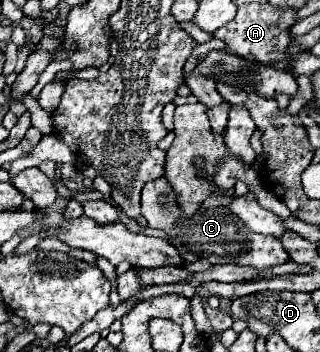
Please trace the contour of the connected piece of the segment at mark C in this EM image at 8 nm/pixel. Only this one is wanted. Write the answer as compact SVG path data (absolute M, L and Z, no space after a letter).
M162 176L152 182L148 182L142 190L142 216L146 218L150 228L158 228L166 232L168 242L184 252L194 254L196 258L208 260L212 264L240 264L240 266L252 266L258 270L282 264L290 260L290 256L284 252L282 244L278 244L276 238L256 234L246 228L246 224L234 216L226 206L214 206L206 208L204 204L194 212L194 216L184 218L182 204L178 202L178 196L172 188L172 184Z

